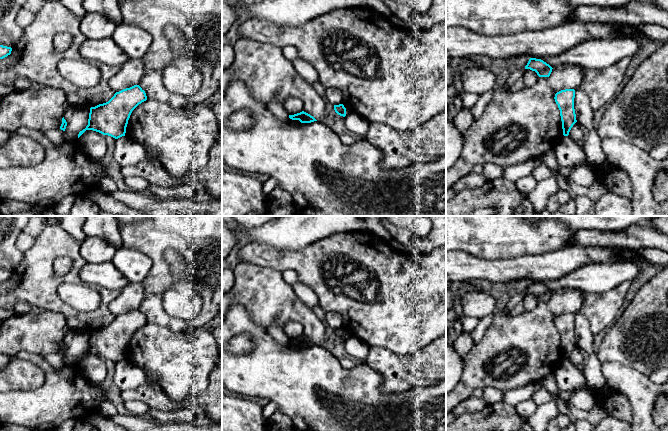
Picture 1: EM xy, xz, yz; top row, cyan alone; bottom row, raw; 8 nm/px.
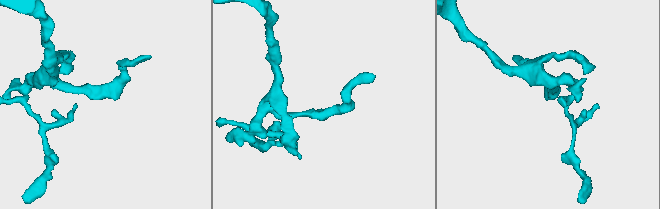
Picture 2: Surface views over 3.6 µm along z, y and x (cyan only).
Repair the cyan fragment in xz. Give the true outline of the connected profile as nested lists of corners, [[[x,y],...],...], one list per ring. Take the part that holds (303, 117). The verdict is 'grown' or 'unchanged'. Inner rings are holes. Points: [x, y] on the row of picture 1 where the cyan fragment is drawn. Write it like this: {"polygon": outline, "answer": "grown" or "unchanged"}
{"polygon": [[[304,111],[294,115],[289,115],[289,118],[292,120],[299,120],[301,123],[311,123],[317,121],[313,116]]], "answer": "unchanged"}

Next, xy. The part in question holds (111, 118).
{"polygon": [[[139,85],[116,92],[108,102],[90,108],[88,125],[79,132],[78,138],[86,130],[115,139],[125,136],[132,111],[146,100],[146,93]]], "answer": "unchanged"}

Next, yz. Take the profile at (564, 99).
{"polygon": [[[565,89],[555,94],[555,102],[560,110],[563,135],[568,136],[571,128],[577,122],[574,109],[574,89]]], "answer": "unchanged"}

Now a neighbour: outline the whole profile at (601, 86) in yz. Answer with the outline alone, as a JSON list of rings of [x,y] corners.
[[[625,57],[616,64],[601,70],[584,68],[579,88],[589,97],[590,106],[594,111],[607,107],[614,100],[631,61],[632,58]]]

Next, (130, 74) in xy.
[[[129,59],[120,67],[119,72],[109,81],[109,87],[116,93],[123,89],[139,85],[144,74],[142,59]]]

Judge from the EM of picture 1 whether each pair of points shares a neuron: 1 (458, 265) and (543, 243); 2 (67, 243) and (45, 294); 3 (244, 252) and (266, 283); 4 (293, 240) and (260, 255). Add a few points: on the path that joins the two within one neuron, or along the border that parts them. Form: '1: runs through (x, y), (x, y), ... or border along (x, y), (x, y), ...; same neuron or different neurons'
1: border along (462, 250), (486, 259), (508, 258); different neurons
2: runs through (54, 253), (45, 262), (45, 281); same neuron
3: border along (239, 261), (275, 269); different neurons
4: border along (252, 241), (267, 244), (279, 250), (297, 252); different neurons

